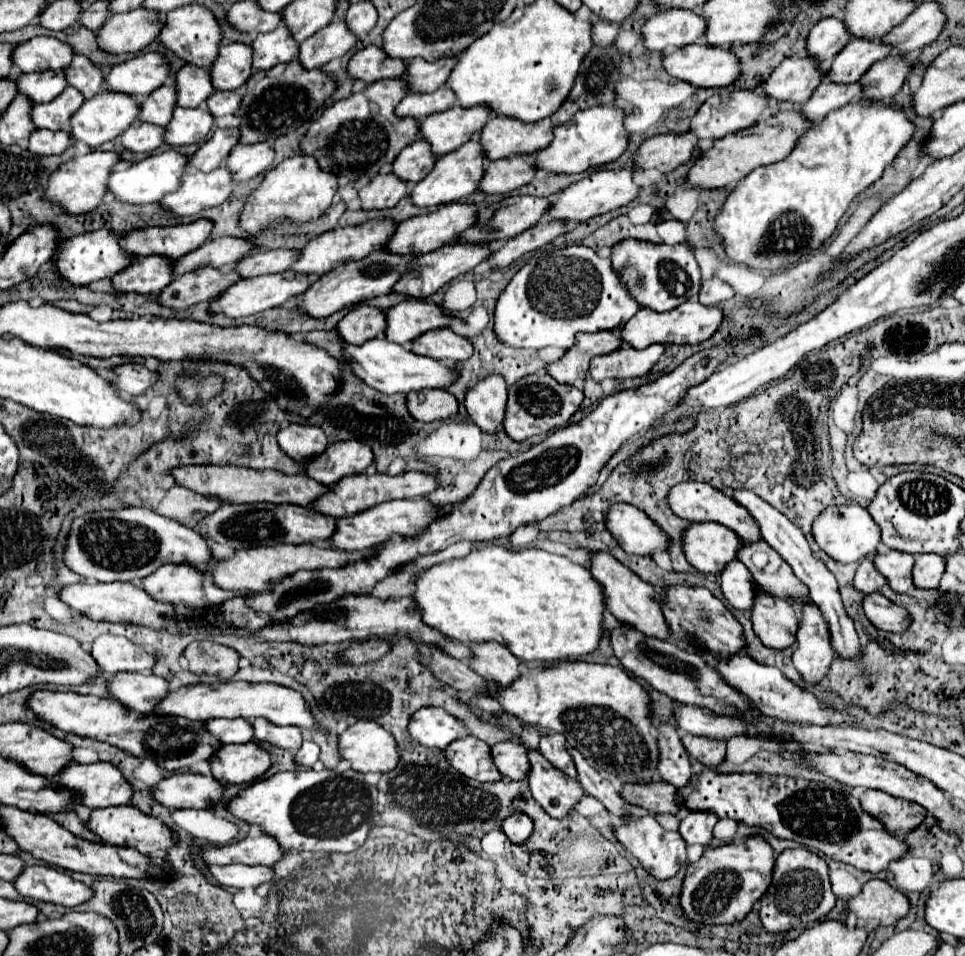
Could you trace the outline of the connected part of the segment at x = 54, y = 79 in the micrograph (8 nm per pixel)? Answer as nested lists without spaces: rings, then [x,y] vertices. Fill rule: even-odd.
[[[41,71],[21,75],[17,79],[19,93],[25,93],[33,103],[49,103],[63,93],[67,87],[67,79],[63,71]]]

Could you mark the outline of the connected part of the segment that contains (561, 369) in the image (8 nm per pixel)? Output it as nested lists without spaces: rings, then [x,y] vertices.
[[[617,331],[609,333],[577,333],[577,343],[555,363],[547,365],[547,373],[559,383],[575,383],[587,377],[589,361],[595,355],[605,355],[621,347],[623,341]]]

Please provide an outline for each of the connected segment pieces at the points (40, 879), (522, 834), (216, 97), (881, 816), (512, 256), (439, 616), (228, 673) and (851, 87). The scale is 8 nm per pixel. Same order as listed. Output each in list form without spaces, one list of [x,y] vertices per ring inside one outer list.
[[[49,865],[25,867],[21,877],[15,881],[15,889],[23,897],[49,901],[63,907],[77,907],[93,897],[93,889],[89,889],[85,883],[73,881],[67,873]]]
[[[513,813],[503,821],[503,831],[515,845],[523,845],[533,833],[533,821],[525,813]]]
[[[215,91],[213,97],[209,97],[207,107],[209,111],[213,111],[215,117],[221,115],[231,115],[239,109],[241,105],[241,95],[237,91]]]
[[[865,789],[859,801],[869,815],[877,817],[891,833],[897,833],[897,837],[911,833],[927,815],[921,805],[913,801],[901,801],[875,789]]]
[[[545,215],[537,225],[533,225],[519,237],[509,239],[503,247],[493,251],[493,257],[489,257],[489,261],[493,261],[497,269],[507,267],[521,255],[535,251],[547,243],[553,243],[557,237],[565,237],[569,231],[571,231],[569,221],[561,221],[561,219],[553,219],[553,217]]]
[[[487,545],[483,549],[473,549],[467,557],[463,559],[449,559],[449,561],[441,561],[437,565],[433,565],[431,569],[427,569],[421,577],[415,579],[415,591],[411,595],[419,607],[421,619],[425,625],[429,625],[431,629],[437,629],[439,633],[443,633],[445,637],[457,639],[465,645],[471,643],[483,643],[483,641],[497,641],[501,645],[505,645],[515,657],[519,657],[521,661],[549,661],[549,663],[557,663],[557,661],[567,661],[567,659],[577,659],[581,655],[591,653],[593,649],[597,649],[597,643],[601,639],[601,621],[603,621],[603,591],[599,587],[599,583],[591,577],[591,573],[583,567],[577,565],[573,561],[569,561],[567,557],[561,555],[553,555],[547,551],[539,551],[539,549],[507,549],[503,545]]]
[[[193,641],[185,649],[185,657],[195,675],[215,675],[227,681],[239,671],[239,653],[213,641]]]
[[[825,79],[815,91],[813,97],[801,107],[803,115],[809,119],[819,119],[831,113],[833,109],[839,109],[851,101],[861,99],[863,85],[859,81],[855,83],[833,83]]]

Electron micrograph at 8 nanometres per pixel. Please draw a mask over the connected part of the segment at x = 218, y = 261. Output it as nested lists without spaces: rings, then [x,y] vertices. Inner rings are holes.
[[[219,237],[205,241],[199,249],[191,251],[189,255],[183,255],[175,261],[175,275],[183,275],[187,271],[203,269],[203,267],[215,267],[223,269],[225,265],[235,265],[245,255],[255,251],[257,245],[251,241],[241,241],[237,237]]]

